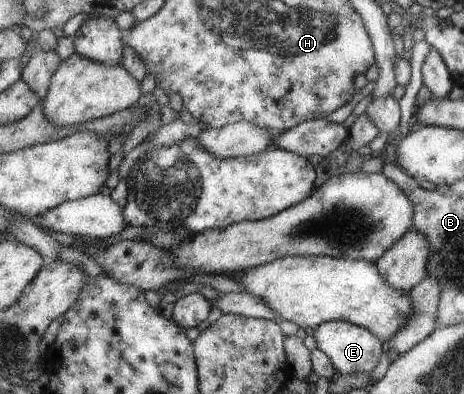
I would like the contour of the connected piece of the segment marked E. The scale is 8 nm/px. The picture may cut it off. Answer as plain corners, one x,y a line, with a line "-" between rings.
341,320
319,324
313,329
313,338
316,349
324,352
326,358
332,362
336,374
352,375
371,372
382,355
382,342
374,336
373,332

